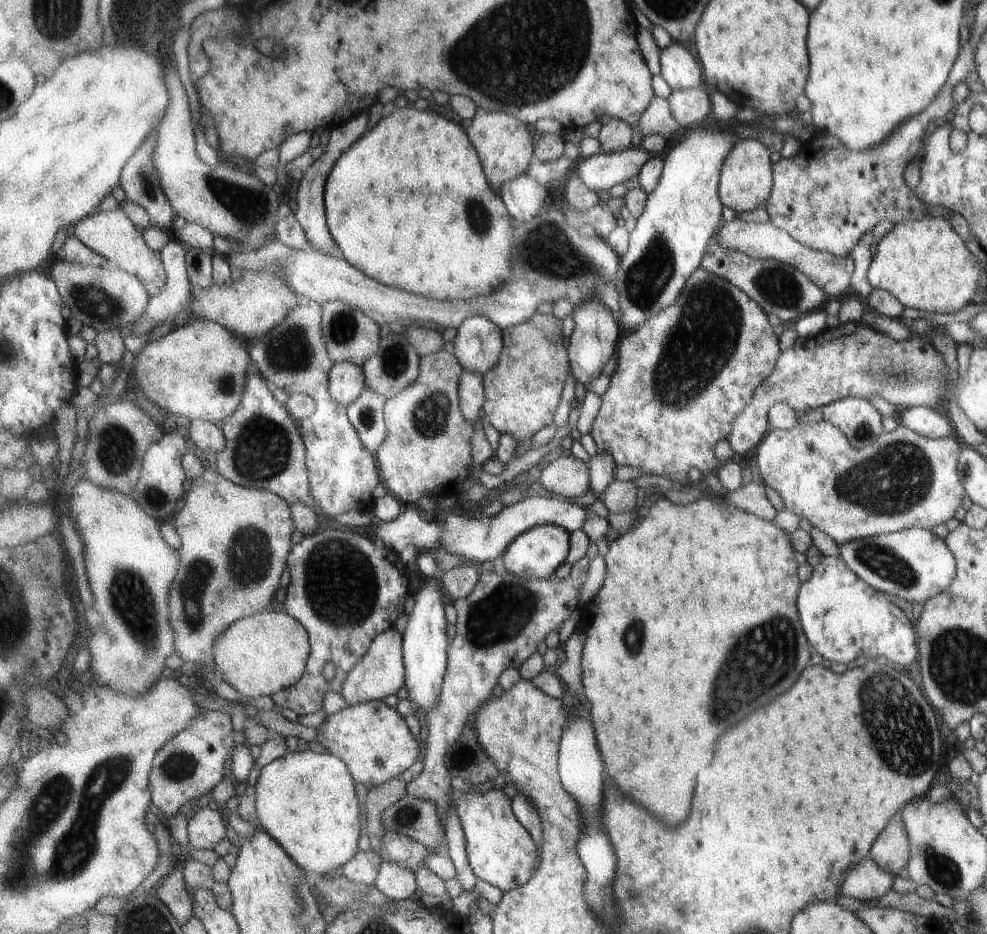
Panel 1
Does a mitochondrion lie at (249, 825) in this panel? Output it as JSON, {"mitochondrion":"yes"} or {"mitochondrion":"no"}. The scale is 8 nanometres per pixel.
{"mitochondrion":"no"}

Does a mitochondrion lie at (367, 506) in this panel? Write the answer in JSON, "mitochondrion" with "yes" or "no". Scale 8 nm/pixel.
{"mitochondrion":"no"}

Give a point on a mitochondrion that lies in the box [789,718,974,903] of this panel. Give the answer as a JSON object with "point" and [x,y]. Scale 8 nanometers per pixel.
{"point":[941,868]}

